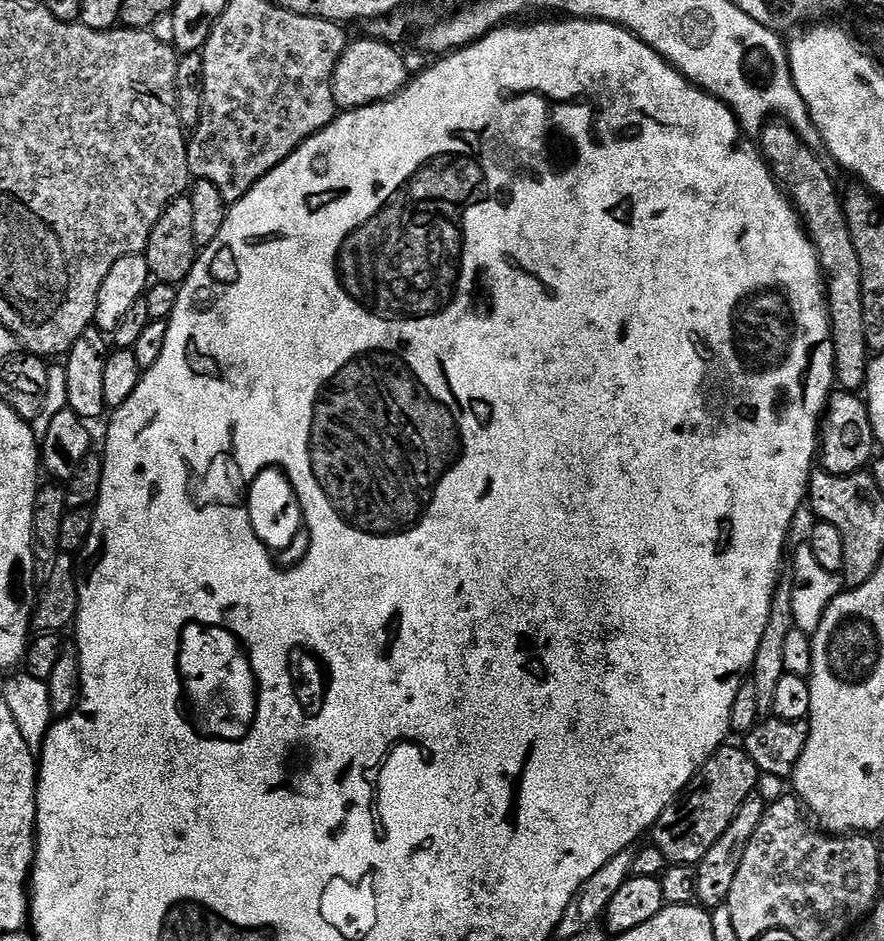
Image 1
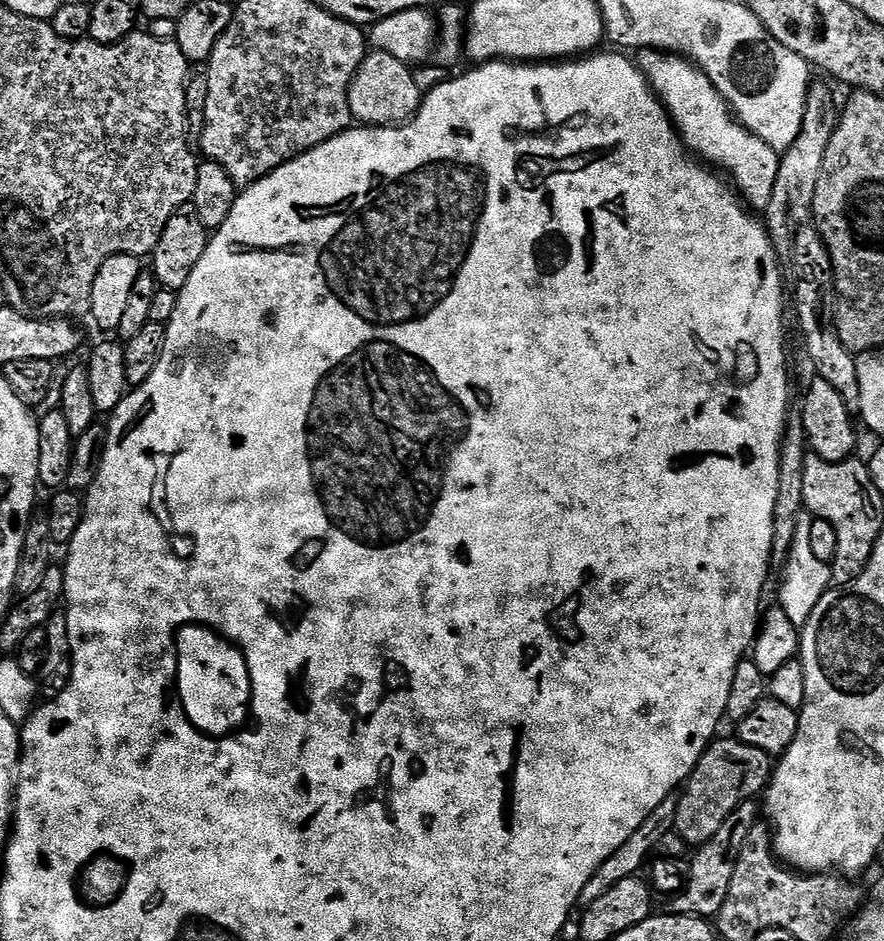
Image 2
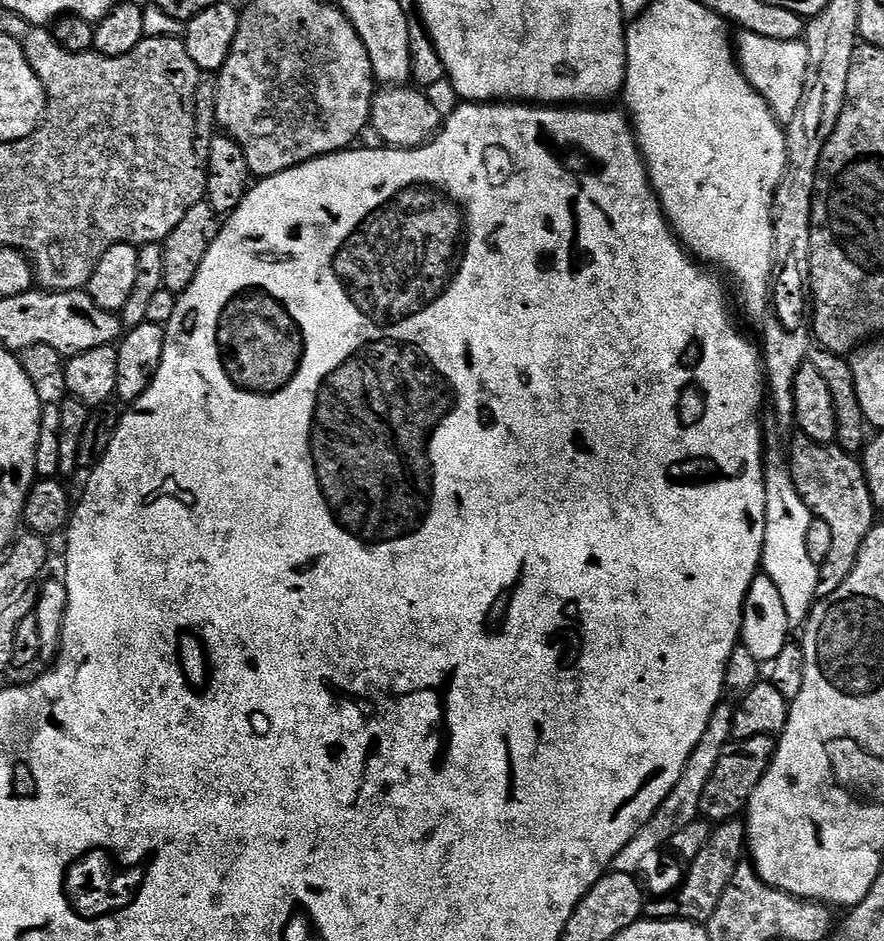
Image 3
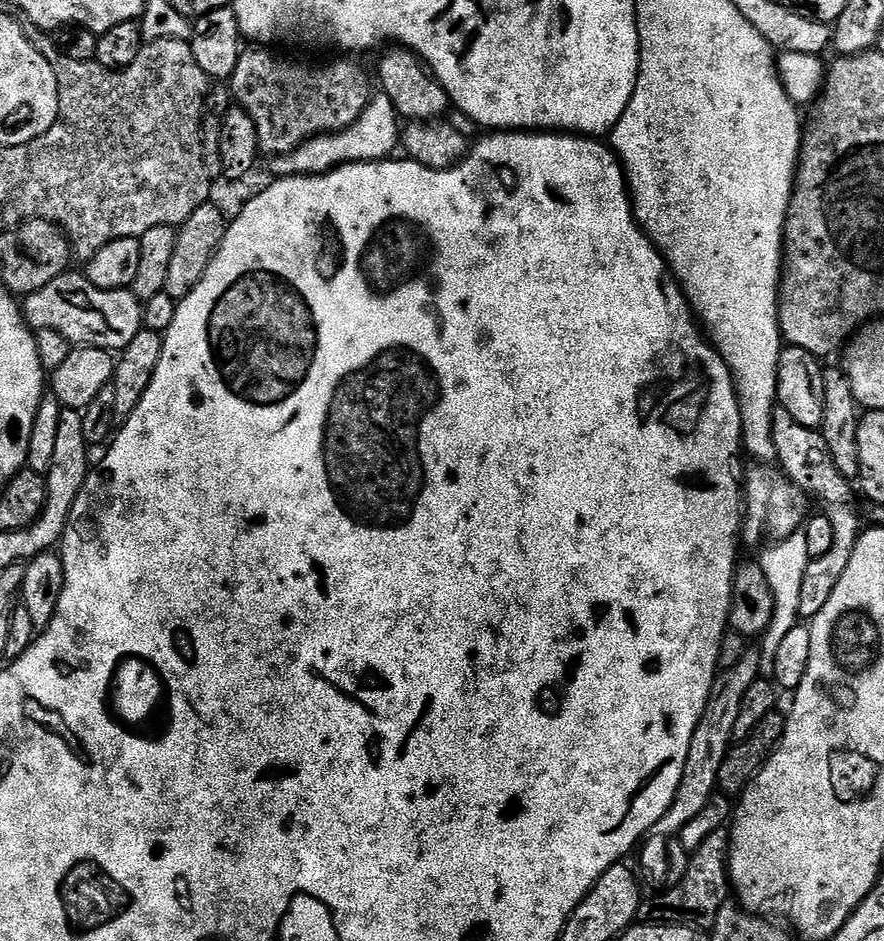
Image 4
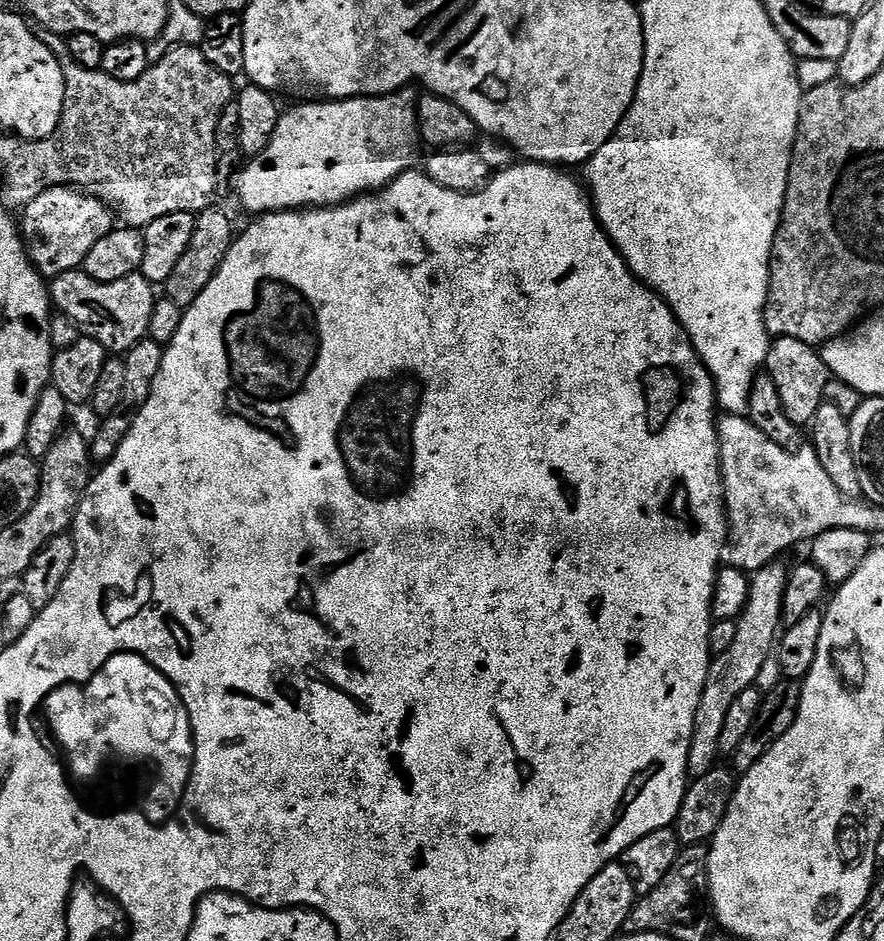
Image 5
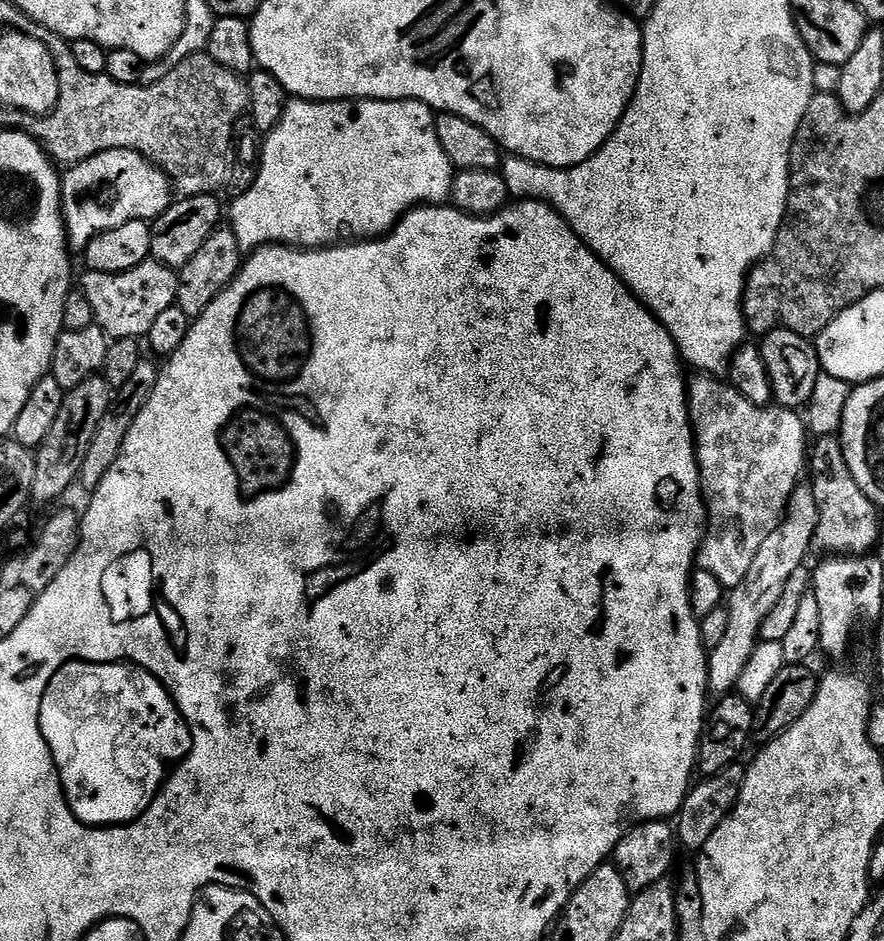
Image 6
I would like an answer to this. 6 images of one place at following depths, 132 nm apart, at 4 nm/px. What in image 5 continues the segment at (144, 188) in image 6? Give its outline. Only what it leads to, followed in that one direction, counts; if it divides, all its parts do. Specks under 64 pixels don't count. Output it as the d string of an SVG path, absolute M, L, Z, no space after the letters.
M71 186L51 188L38 194L38 198L23 205L22 212L22 235L28 255L45 278L77 271L98 238L106 238L114 227L114 212L109 205L89 192Z

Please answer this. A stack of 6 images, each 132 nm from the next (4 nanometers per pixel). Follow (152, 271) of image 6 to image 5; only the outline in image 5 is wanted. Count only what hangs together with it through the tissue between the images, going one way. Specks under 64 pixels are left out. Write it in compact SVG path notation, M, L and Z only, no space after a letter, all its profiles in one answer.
M82 270L55 277L50 284L53 309L69 316L80 327L81 333L98 341L112 354L124 354L139 340L145 339L150 326L150 314L158 299L157 289L139 274L118 278L118 282L98 282Z

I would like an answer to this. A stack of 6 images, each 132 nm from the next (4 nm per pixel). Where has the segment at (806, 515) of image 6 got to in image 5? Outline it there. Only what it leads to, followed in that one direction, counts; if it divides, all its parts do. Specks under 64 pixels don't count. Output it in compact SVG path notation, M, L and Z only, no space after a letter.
M773 562L751 573L748 601L740 619L736 621L738 634L734 634L734 642L730 650L726 650L726 654L715 657L712 665L708 667L706 686L698 702L698 714L694 714L694 734L690 738L688 751L689 777L701 776L711 768L717 767L716 756L721 755L718 738L722 738L722 725L726 722L726 714L734 703L734 698L738 698L742 690L751 688L757 683L762 665L774 656L778 633L782 628L782 598L786 594L789 573L789 569L783 568L781 564Z

